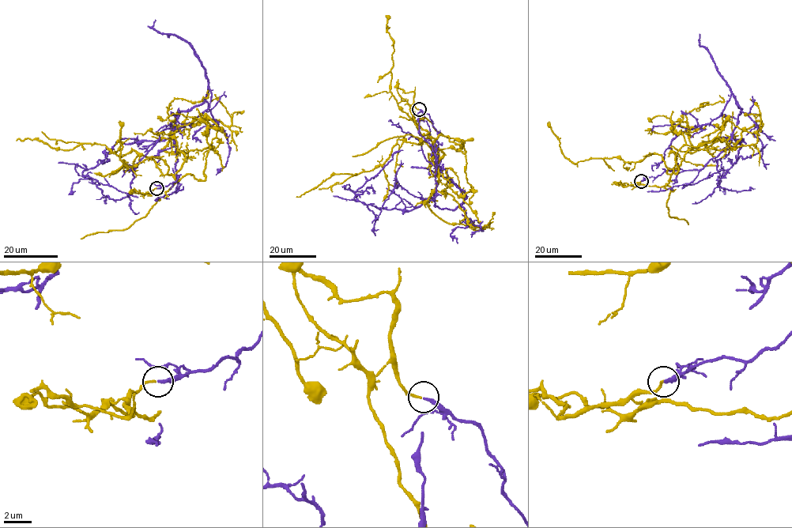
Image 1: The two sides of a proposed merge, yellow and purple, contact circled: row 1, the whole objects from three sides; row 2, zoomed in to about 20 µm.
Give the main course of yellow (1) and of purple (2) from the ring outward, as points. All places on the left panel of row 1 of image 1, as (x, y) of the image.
1: (156, 188), (146, 192), (167, 191), (184, 159), (165, 149), (170, 133), (204, 119), (231, 124), (214, 94)
2: (157, 188), (179, 178), (175, 116), (199, 106), (209, 88), (209, 106), (190, 122), (164, 129), (122, 177)

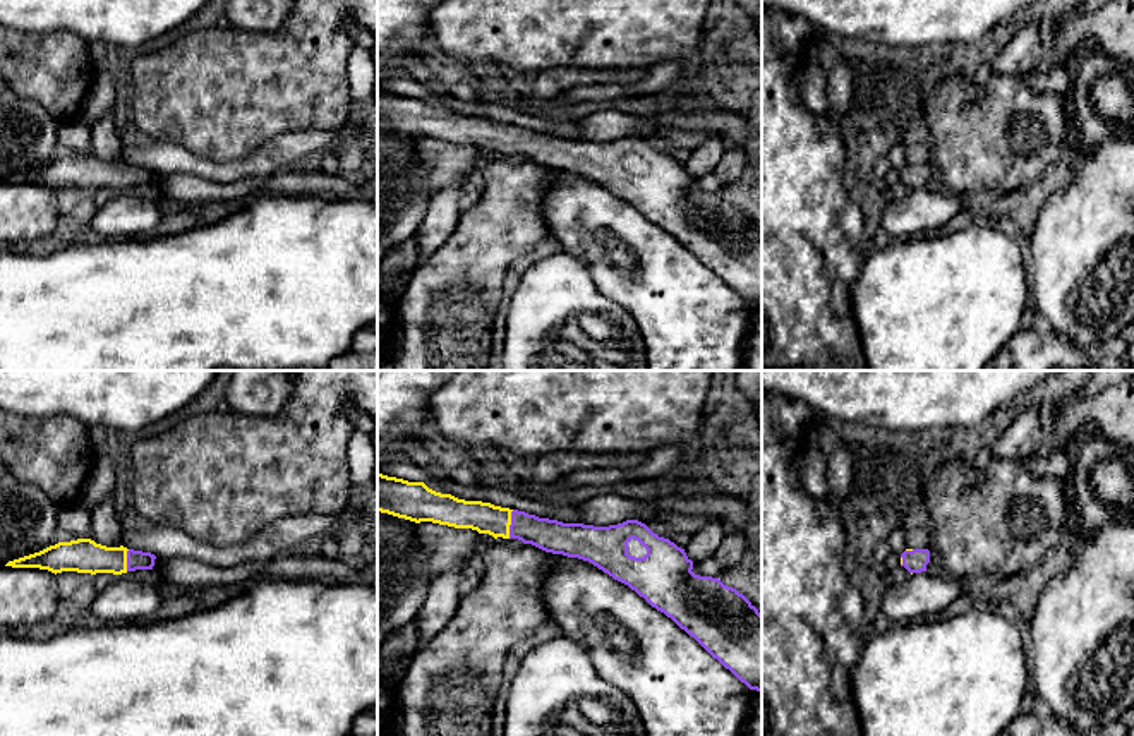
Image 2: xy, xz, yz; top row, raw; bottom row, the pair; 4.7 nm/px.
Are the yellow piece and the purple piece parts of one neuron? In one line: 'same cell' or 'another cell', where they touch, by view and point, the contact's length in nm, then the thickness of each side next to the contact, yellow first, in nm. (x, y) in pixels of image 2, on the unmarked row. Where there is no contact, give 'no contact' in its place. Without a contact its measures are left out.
another cell | xz (510, 139) | 140 nm | 140/160 nm

